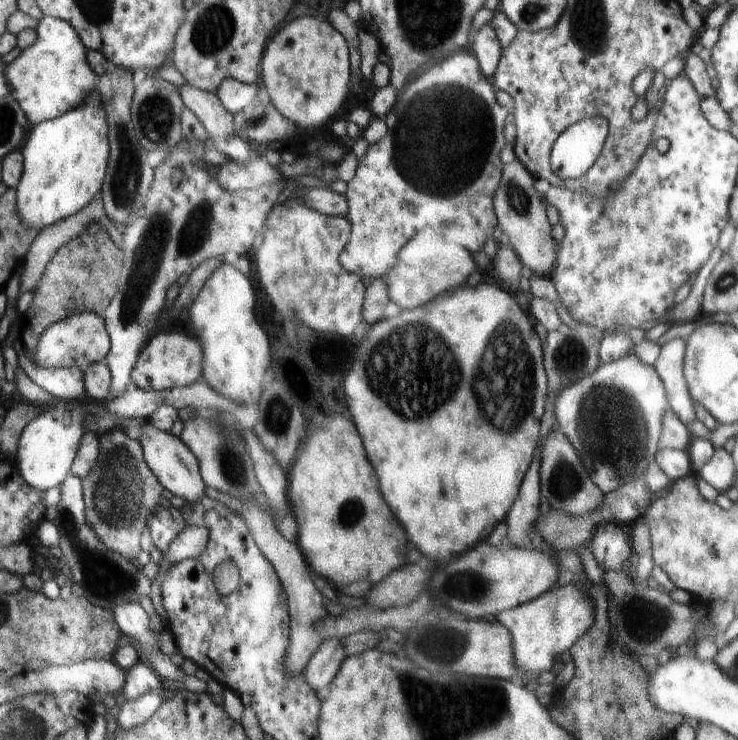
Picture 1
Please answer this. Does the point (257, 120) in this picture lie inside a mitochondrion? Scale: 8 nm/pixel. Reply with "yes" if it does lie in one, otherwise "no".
yes

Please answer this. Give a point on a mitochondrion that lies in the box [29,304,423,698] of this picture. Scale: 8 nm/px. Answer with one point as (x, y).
(119, 497)

